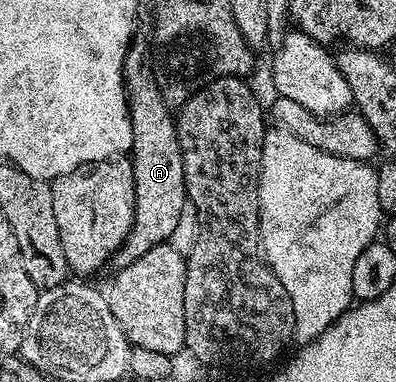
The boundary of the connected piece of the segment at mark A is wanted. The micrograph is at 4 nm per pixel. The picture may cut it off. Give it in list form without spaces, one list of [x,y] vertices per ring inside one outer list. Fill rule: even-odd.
[[[133,43],[128,46],[128,59],[124,70],[124,89],[128,94],[128,118],[132,121],[132,147],[130,160],[134,171],[134,223],[122,243],[122,247],[113,255],[110,265],[113,270],[126,268],[134,259],[142,259],[150,247],[165,244],[171,238],[174,226],[180,218],[182,207],[186,203],[184,192],[184,172],[182,171],[182,151],[176,134],[176,119],[173,110],[164,102],[162,91],[156,82],[156,76],[146,64],[146,49]]]

